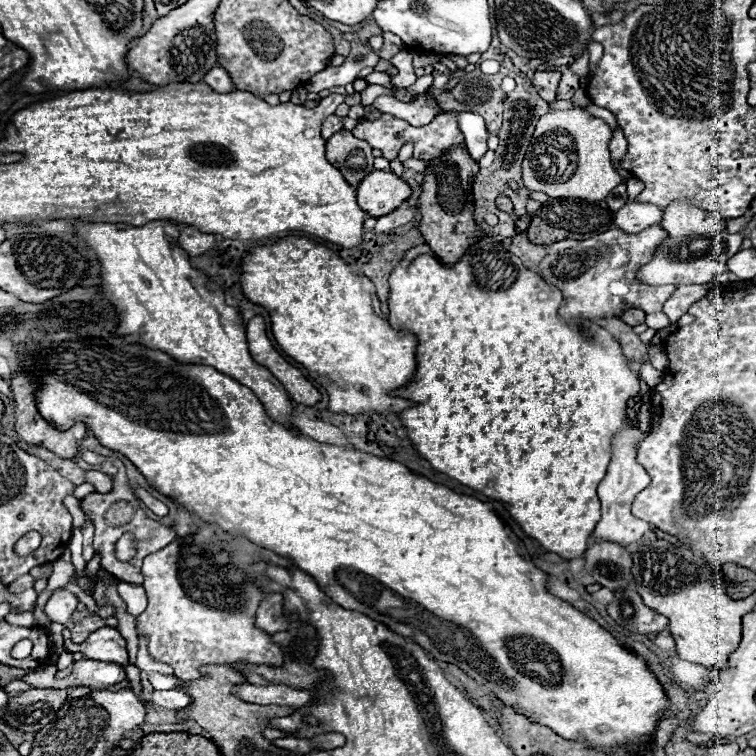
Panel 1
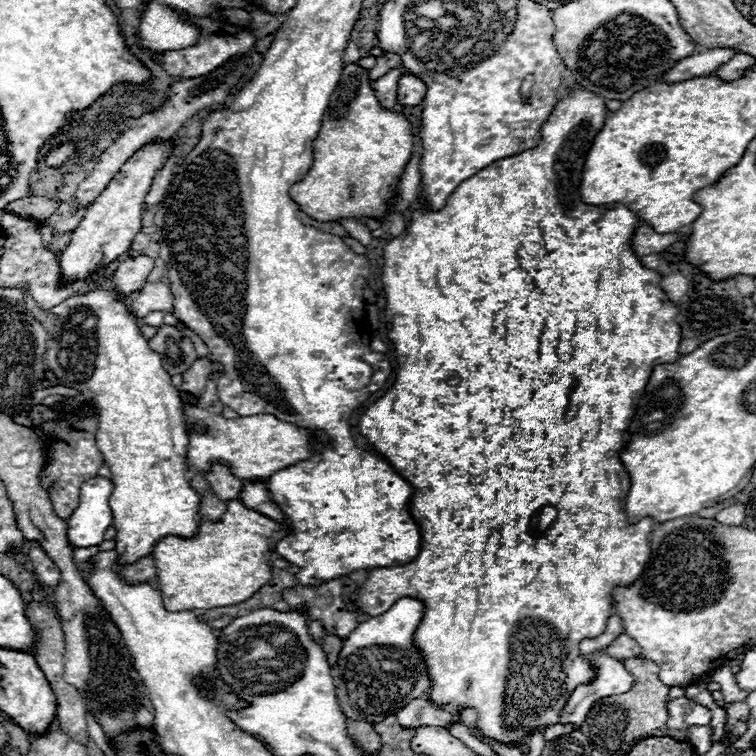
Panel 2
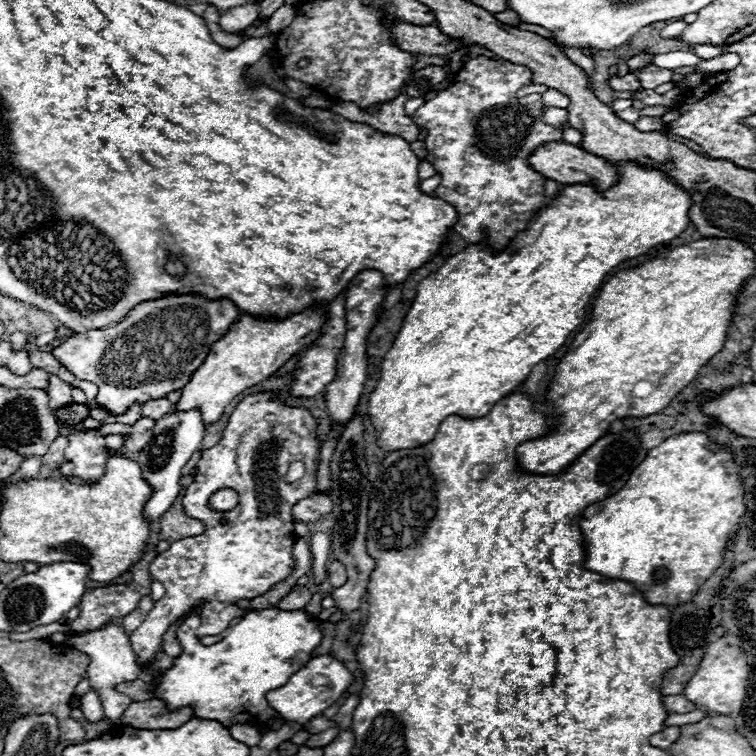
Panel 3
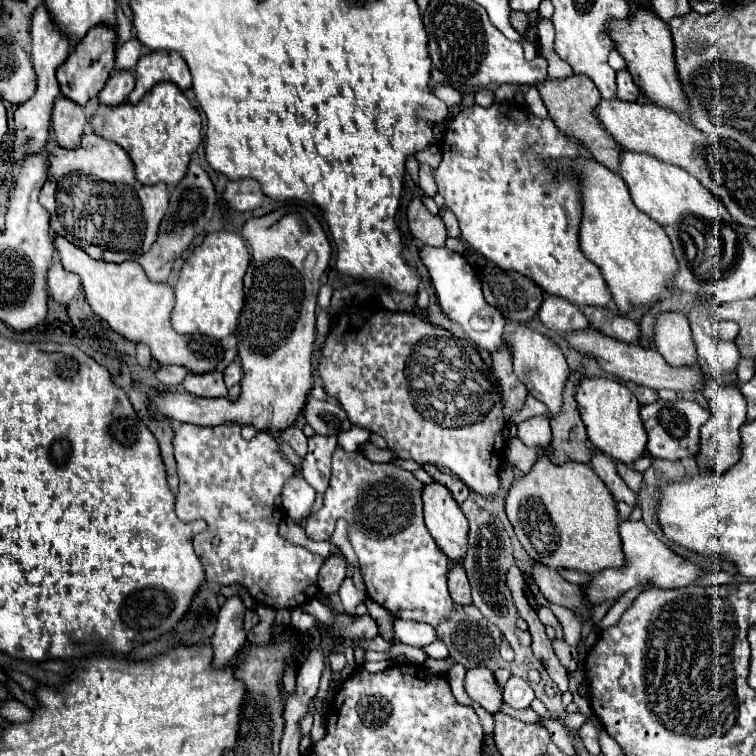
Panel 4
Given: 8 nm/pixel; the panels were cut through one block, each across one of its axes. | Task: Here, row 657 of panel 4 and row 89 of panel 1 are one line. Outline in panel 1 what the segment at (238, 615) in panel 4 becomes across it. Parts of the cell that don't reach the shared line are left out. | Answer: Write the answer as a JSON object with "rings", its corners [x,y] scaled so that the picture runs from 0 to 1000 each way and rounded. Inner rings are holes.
{"rings":[[[283,87],[278,95],[275,95],[275,101],[270,101],[270,108],[278,114],[278,116],[283,116],[286,122],[307,122],[307,119],[312,119],[310,116],[310,111],[307,111],[307,103],[302,101],[302,95],[296,93],[296,90],[291,90],[291,87]]]}

